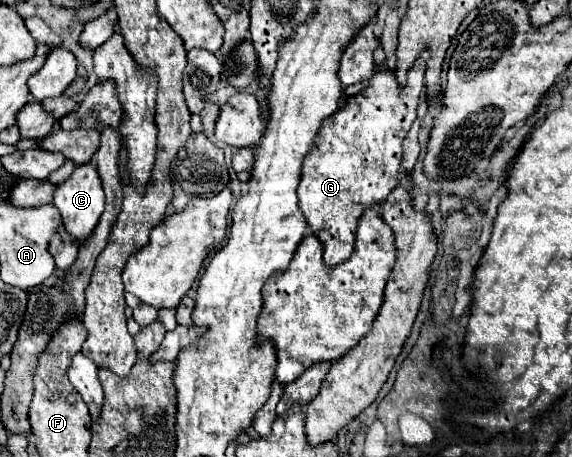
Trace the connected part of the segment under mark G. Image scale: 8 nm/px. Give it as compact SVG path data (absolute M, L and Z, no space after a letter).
M425 49L419 59L415 59L405 85L399 85L393 75L393 65L377 65L375 75L365 87L349 97L343 109L337 109L321 123L315 143L303 159L301 183L297 189L299 207L311 231L323 243L323 259L327 265L349 259L359 217L367 207L377 207L399 183L401 143L417 119L417 107L425 93L425 65L429 57Z

